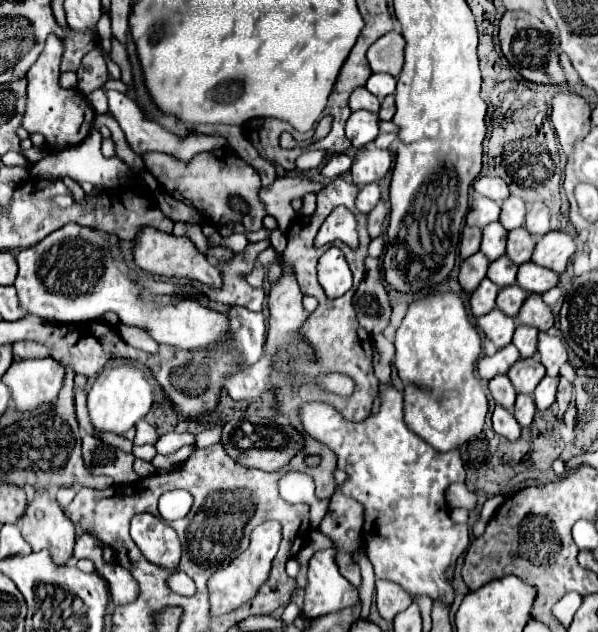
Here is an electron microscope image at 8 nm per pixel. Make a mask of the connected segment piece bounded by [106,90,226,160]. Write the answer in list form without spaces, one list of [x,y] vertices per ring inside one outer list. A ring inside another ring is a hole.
[[[106,90],[106,98],[108,98],[108,114],[112,118],[118,120],[120,128],[126,134],[126,142],[130,144],[130,148],[142,156],[146,152],[166,152],[172,156],[178,156],[180,160],[190,160],[194,154],[202,152],[202,150],[214,150],[214,148],[222,148],[226,146],[226,138],[224,136],[176,136],[170,130],[162,128],[156,122],[150,122],[144,118],[142,110],[136,106],[134,100],[130,100],[126,94],[120,94],[116,90]]]

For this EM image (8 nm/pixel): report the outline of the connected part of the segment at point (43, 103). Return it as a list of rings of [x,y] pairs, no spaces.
[[[48,36],[46,48],[38,56],[38,60],[28,70],[28,108],[22,118],[22,126],[28,132],[40,132],[46,136],[46,146],[50,150],[64,150],[68,146],[80,144],[92,130],[94,110],[78,90],[64,90],[58,84],[60,78],[60,58],[62,58],[62,42],[56,36]]]

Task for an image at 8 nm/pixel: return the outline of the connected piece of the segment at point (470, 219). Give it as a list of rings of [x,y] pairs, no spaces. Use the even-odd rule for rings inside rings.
[[[476,196],[476,198],[472,200],[470,212],[468,212],[468,216],[466,216],[466,224],[484,228],[486,224],[496,222],[498,218],[500,218],[500,206],[498,206],[494,200],[490,200],[490,198]]]

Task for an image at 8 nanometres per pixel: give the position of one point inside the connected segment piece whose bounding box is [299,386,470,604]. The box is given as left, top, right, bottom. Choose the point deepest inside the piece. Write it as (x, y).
(410, 539)

